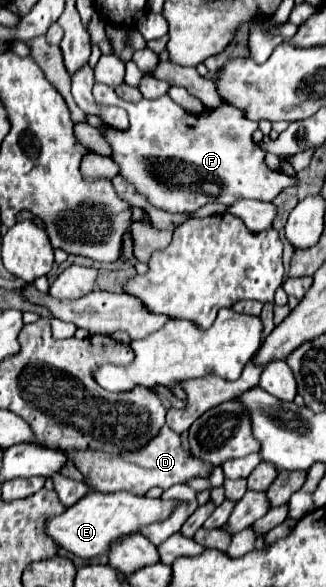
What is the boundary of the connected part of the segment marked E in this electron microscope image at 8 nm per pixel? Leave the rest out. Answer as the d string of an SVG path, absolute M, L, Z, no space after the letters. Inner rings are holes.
M89 492L83 500L65 508L63 514L53 516L45 522L47 536L61 548L73 552L77 558L89 560L93 556L109 552L109 544L121 536L137 532L141 526L147 526L155 520L165 520L177 502L163 502L161 498L135 496L131 492Z

